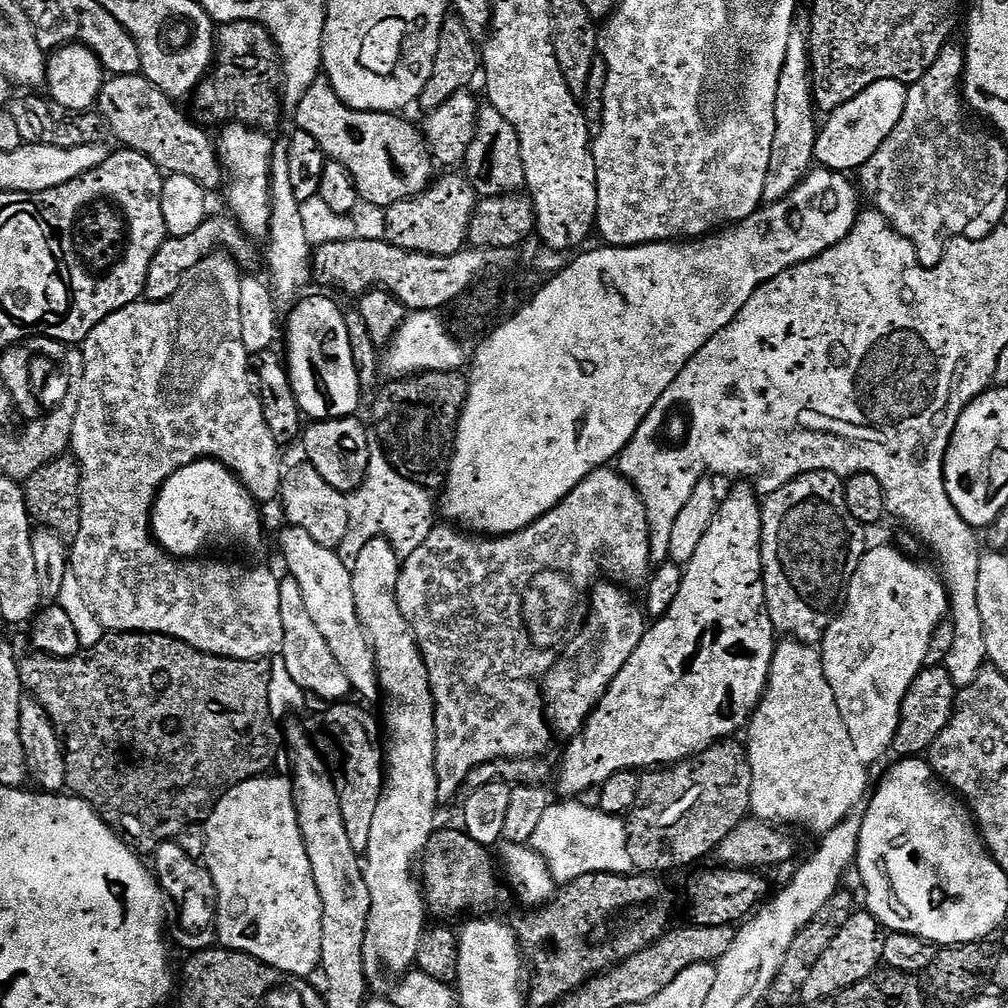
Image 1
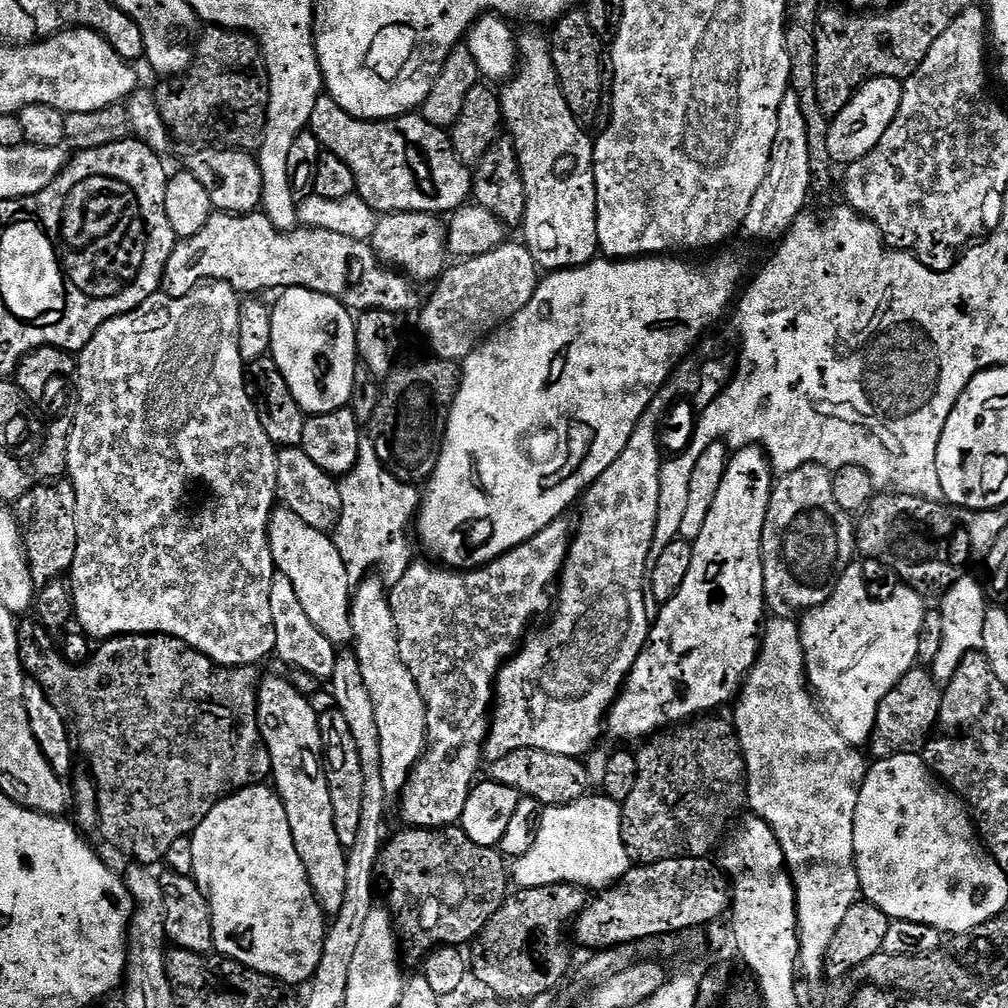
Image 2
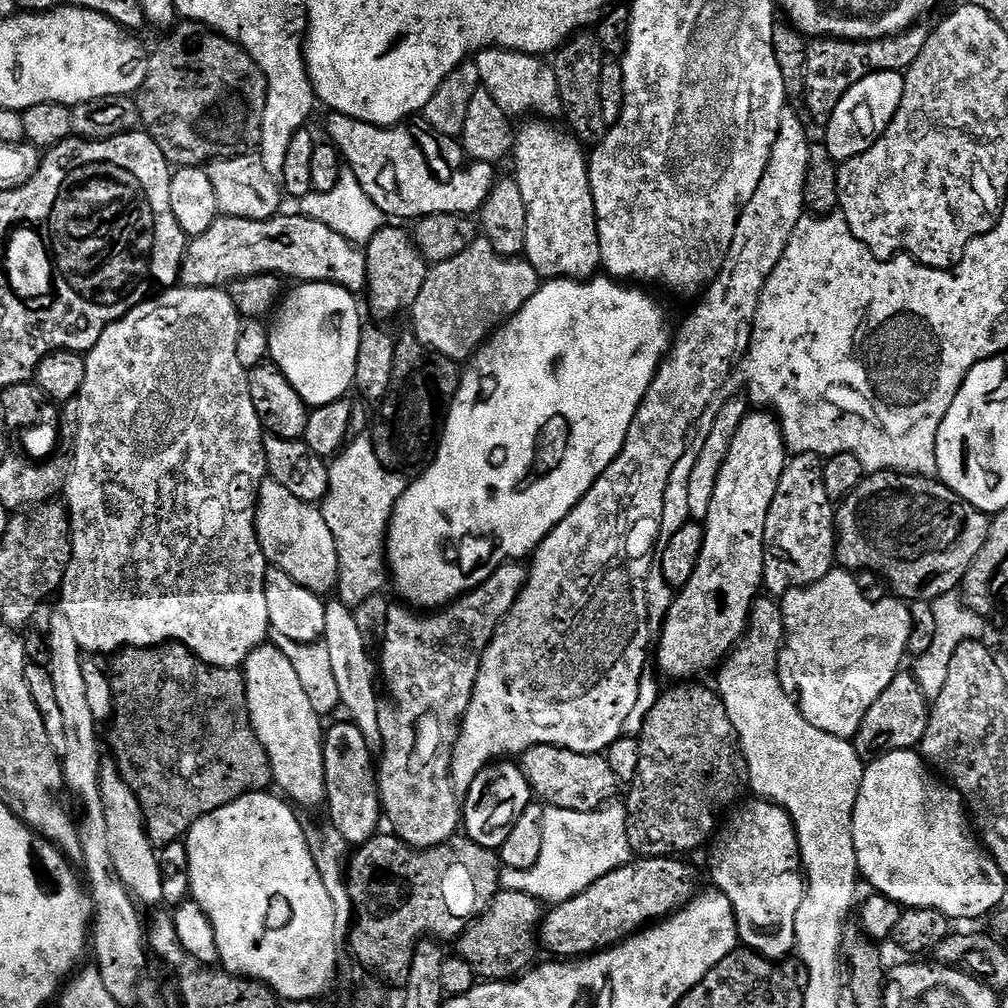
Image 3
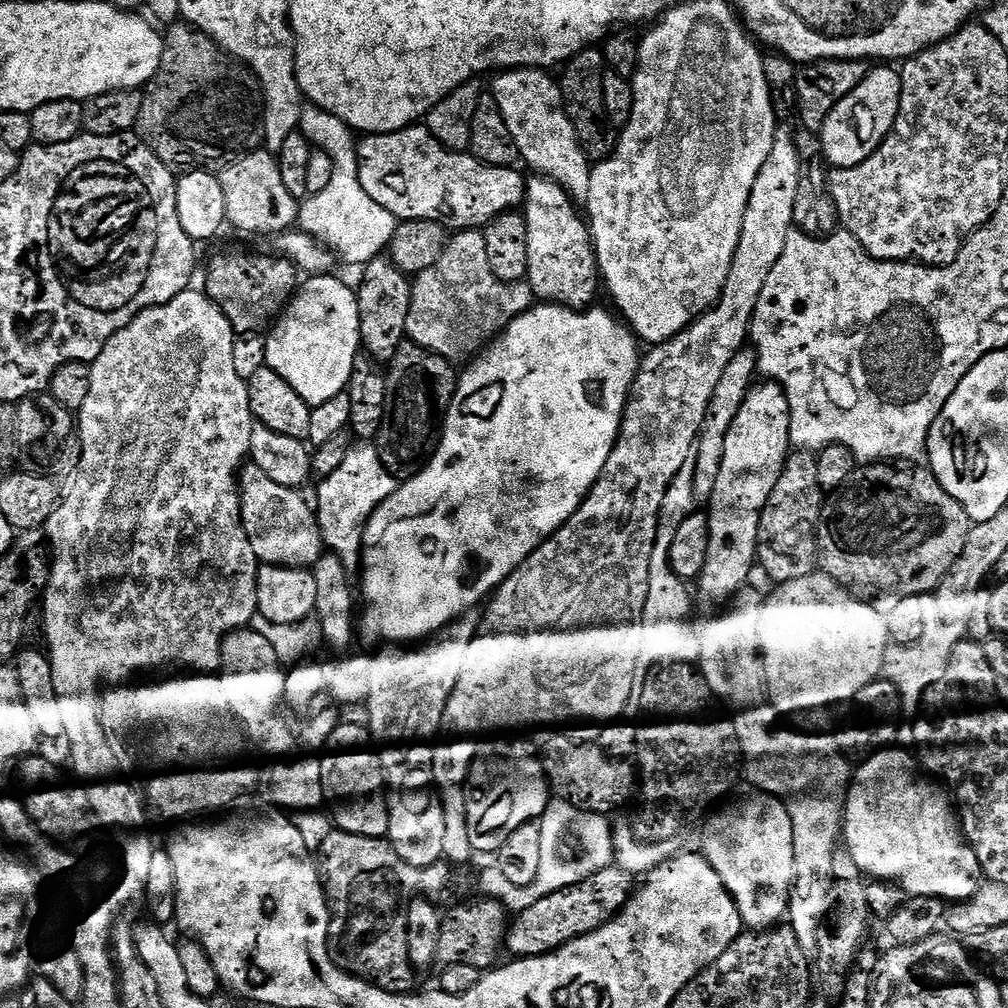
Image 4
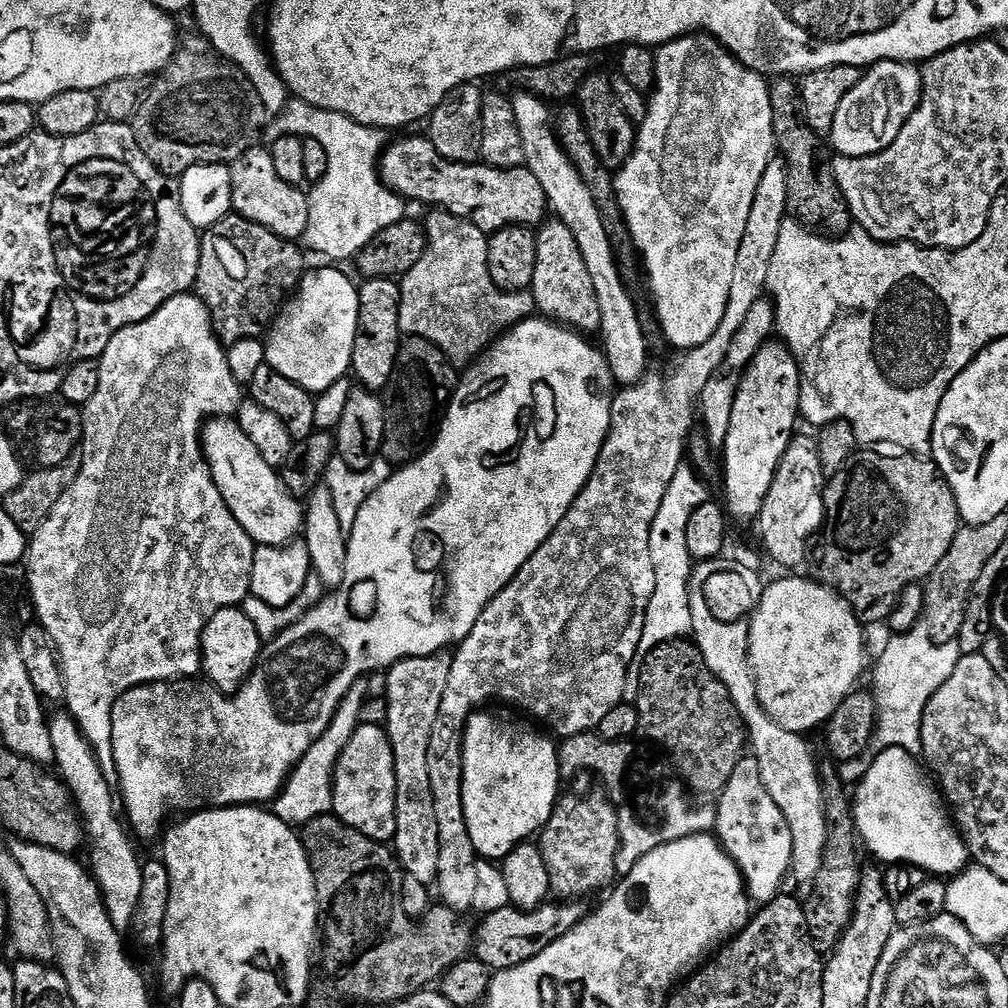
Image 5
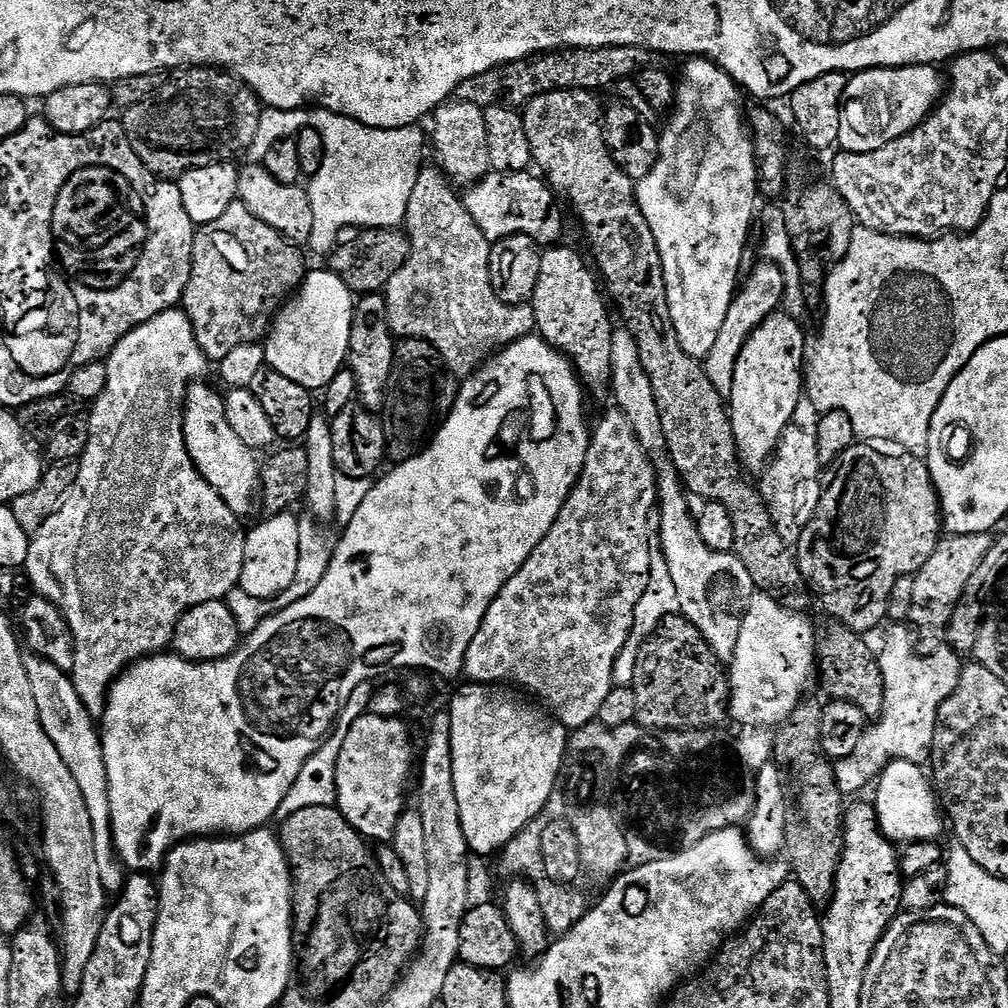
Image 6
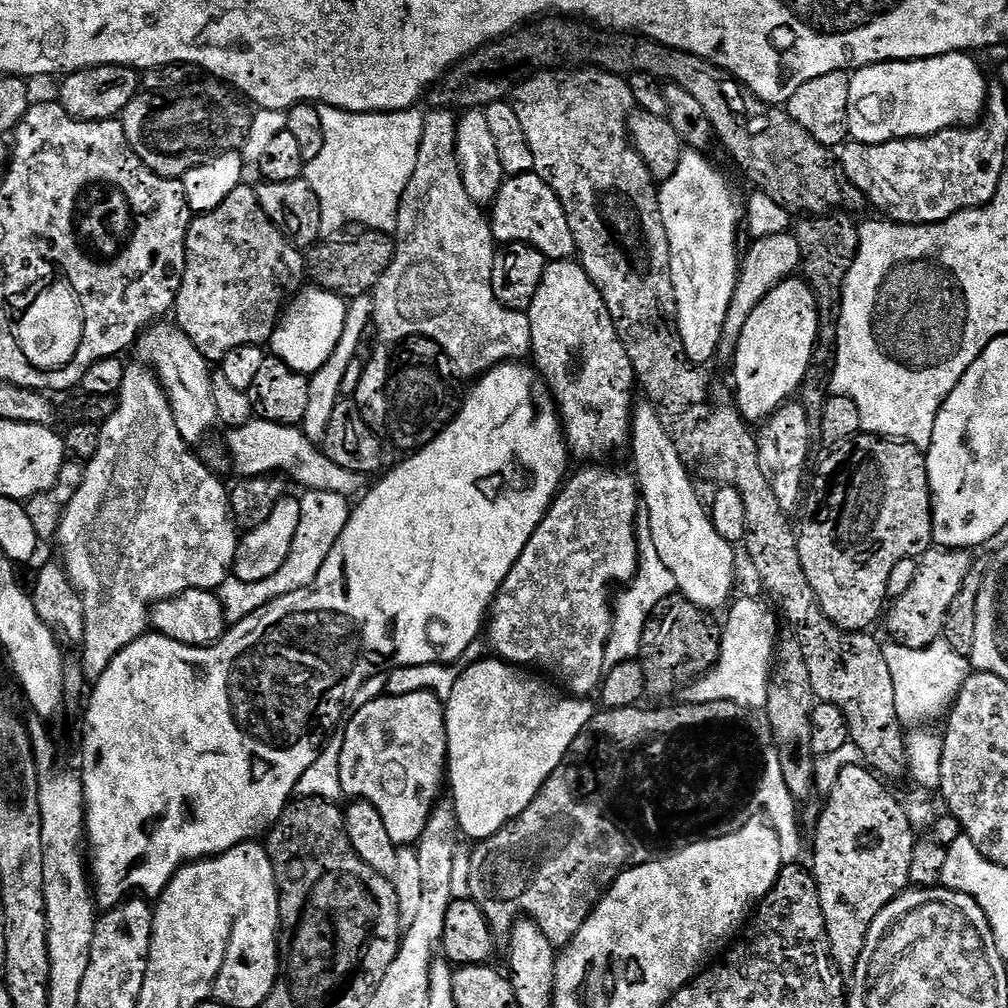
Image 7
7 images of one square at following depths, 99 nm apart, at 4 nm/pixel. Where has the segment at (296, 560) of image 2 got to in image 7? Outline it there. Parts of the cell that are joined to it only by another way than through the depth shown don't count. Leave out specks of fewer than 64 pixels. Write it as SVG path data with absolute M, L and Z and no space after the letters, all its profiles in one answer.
M166 322L152 324L139 337L139 359L156 373L156 379L168 395L174 422L178 422L178 434L182 434L187 444L196 446L196 443L218 424L218 409L212 396L213 373L208 372L210 361L196 349L194 342L190 342L187 334L181 332L175 323L164 323Z

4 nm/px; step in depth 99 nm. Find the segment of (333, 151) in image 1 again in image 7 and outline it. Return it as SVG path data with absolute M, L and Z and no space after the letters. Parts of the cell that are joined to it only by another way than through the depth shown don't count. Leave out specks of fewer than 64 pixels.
M535 174L505 179L490 205L490 223L492 237L501 245L529 244L537 248L549 262L570 260L577 255L574 237L558 194Z

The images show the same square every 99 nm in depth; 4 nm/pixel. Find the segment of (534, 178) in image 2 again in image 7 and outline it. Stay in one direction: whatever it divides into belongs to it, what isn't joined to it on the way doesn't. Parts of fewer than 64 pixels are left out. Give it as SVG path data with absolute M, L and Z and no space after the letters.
M575 259L554 260L549 263L544 272L542 282L538 286L538 294L534 294L534 302L528 307L527 316L530 322L530 334L532 335L532 346L530 349L531 359L534 361L534 367L541 376L544 377L544 383L548 385L548 391L552 393L552 399L556 401L558 415L564 425L564 438L568 441L568 450L573 457L576 456L580 462L600 462L603 456L608 456L611 452L616 452L619 448L627 449L632 438L632 409L634 399L632 400L632 391L637 391L638 381L636 372L632 369L630 358L626 354L623 342L618 338L616 327L612 321L612 312L606 308L606 302L603 301L602 294L594 286L594 282L586 274L586 270Z

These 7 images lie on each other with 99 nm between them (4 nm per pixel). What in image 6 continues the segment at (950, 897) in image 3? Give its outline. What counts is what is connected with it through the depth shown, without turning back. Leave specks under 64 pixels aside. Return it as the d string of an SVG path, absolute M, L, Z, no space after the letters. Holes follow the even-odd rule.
M905 760L890 762L890 766L880 776L880 804L878 803L878 819L880 829L886 833L893 842L915 842L917 840L937 839L936 832L946 828L945 821L936 817L938 812L938 796L930 790L930 780L927 775L920 776L921 765ZM929 788L929 792L928 792ZM944 823L944 824L943 824Z

